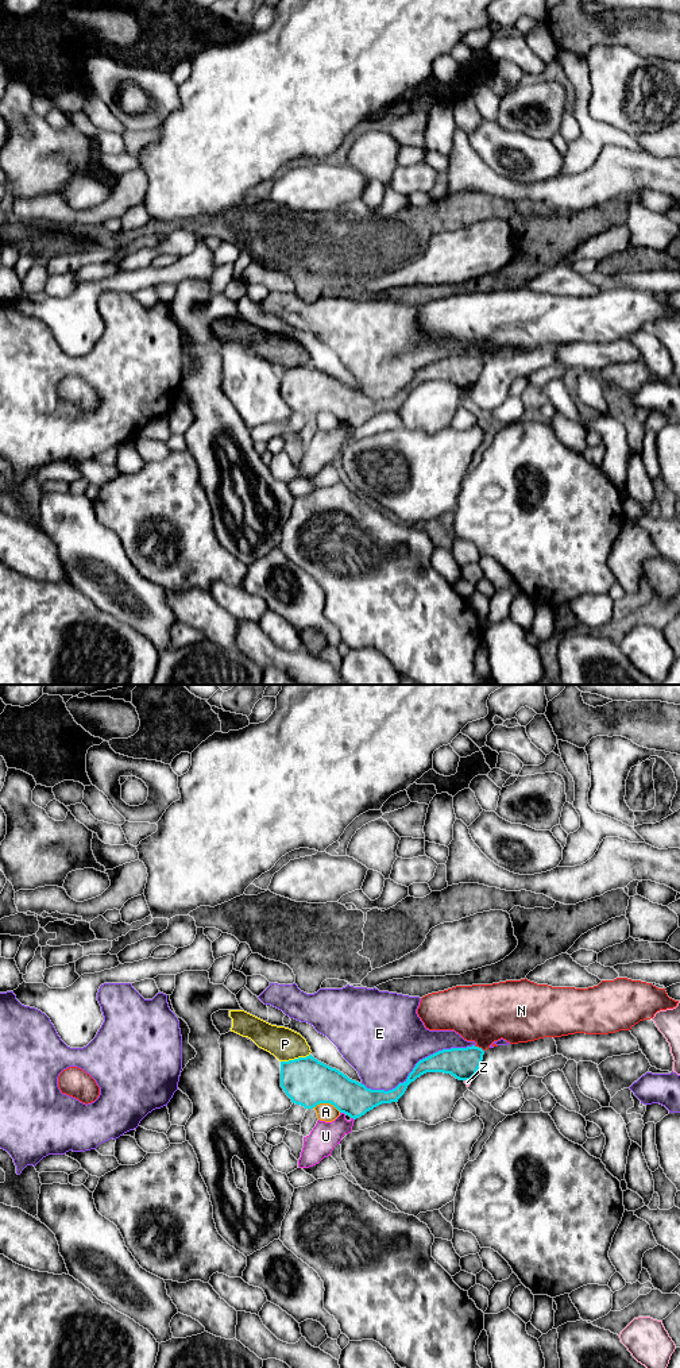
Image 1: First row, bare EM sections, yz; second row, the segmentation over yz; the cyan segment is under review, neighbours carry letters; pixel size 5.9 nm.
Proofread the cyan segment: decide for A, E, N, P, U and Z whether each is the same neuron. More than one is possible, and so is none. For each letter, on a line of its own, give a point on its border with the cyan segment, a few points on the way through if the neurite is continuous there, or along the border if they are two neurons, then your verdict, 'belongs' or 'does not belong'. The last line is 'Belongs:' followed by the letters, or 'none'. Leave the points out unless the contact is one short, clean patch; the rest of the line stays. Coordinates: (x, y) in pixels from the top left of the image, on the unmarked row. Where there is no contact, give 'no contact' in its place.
A: meets cyan in yz at (327, 411); border along yz (312, 416), (320, 412), (332, 412), (340, 420); does not belong
E: meets cyan in yz at (416, 374); does not belong
N: meets cyan in yz at (478, 355); does not belong
P: meets cyan in yz at (294, 367); border along yz (309, 362), (281, 370); does not belong
U: meets cyan in yz at (343, 420); does not belong
Z: meets cyan in yz at (467, 388); does not belong
Belongs: none

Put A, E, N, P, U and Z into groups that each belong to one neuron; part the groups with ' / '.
A / E / N / P / U / Z

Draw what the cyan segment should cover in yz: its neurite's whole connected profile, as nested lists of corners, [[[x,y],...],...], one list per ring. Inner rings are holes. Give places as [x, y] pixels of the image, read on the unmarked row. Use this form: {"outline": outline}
{"outline": [[[475,354],[438,359],[420,369],[407,388],[389,400],[367,397],[309,363],[281,370],[281,396],[295,413],[313,417],[320,412],[331,412],[356,428],[382,412],[398,411],[407,394],[426,381],[444,381],[459,389],[472,389],[483,363],[484,359]]]}

